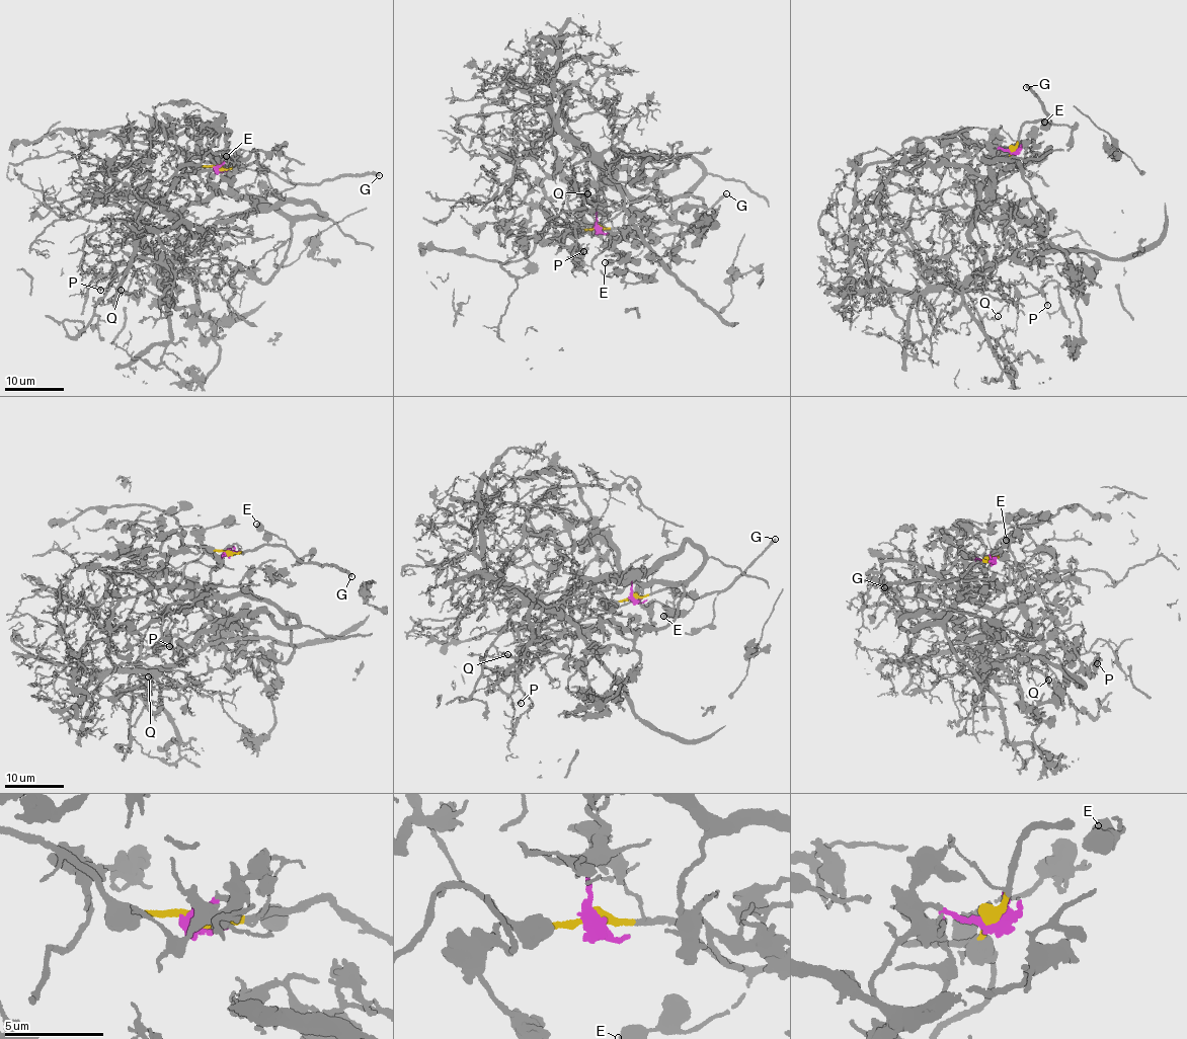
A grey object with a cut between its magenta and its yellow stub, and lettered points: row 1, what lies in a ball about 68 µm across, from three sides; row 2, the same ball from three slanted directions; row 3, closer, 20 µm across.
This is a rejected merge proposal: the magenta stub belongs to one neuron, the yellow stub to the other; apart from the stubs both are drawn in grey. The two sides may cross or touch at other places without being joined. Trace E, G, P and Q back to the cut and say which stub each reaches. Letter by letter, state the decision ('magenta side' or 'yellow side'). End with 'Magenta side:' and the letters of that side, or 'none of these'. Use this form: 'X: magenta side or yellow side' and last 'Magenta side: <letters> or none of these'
E: yellow side
G: yellow side
P: magenta side
Q: magenta side
Magenta side: P, Q

